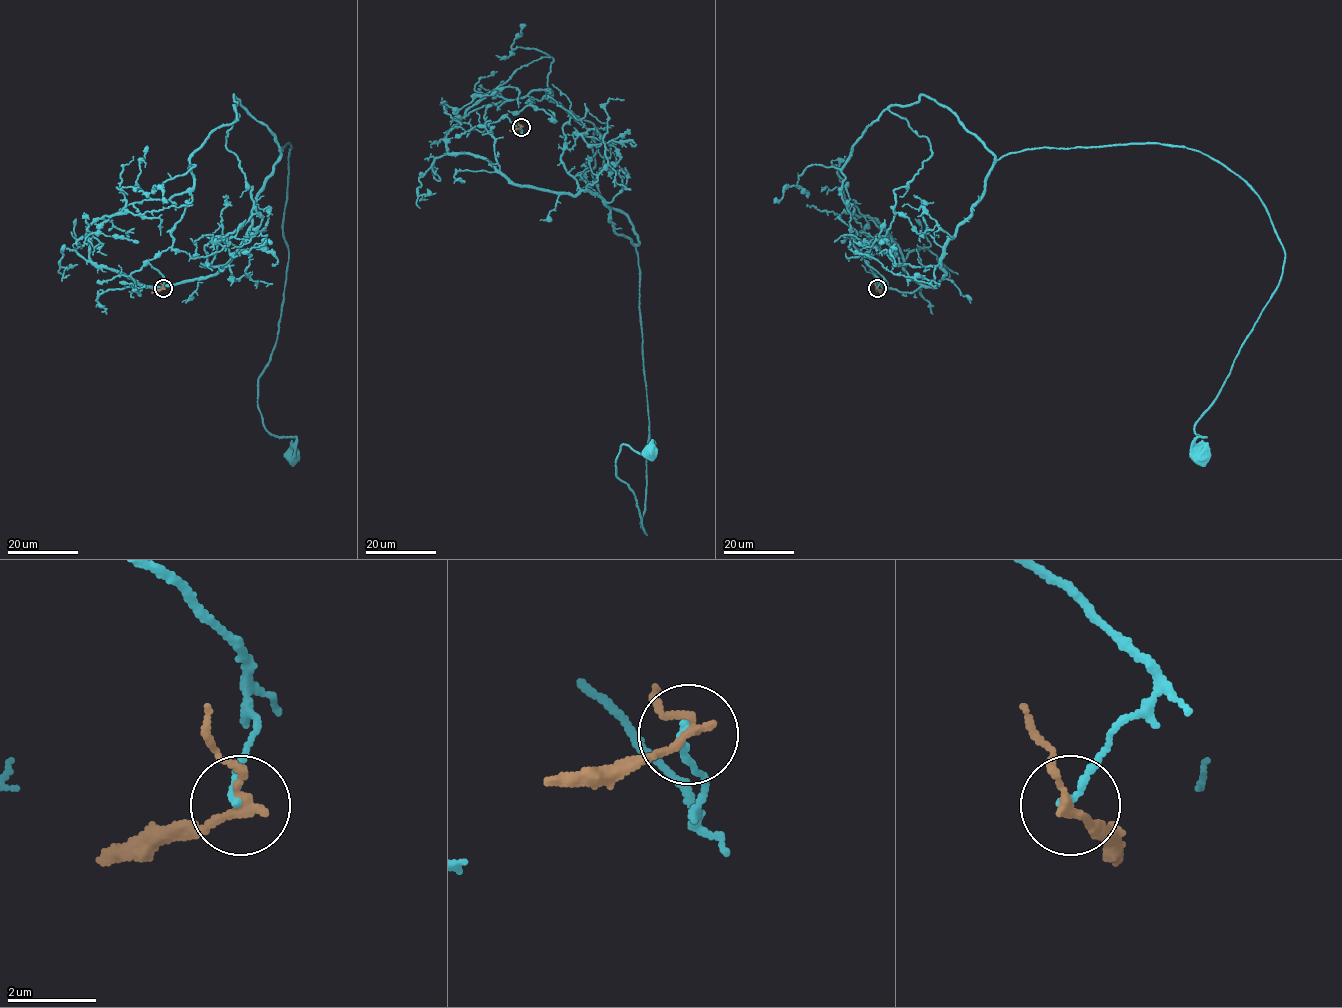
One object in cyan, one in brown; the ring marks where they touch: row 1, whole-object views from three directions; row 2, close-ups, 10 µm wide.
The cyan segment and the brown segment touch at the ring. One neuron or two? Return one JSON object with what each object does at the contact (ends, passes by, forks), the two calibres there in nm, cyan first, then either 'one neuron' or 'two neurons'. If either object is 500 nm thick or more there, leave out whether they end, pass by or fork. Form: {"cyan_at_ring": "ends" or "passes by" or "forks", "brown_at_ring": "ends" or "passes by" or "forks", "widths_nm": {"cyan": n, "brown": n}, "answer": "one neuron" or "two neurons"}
{"cyan_at_ring": "ends", "brown_at_ring": "passes by", "widths_nm": {"cyan": 160, "brown": 180}, "answer": "two neurons"}

